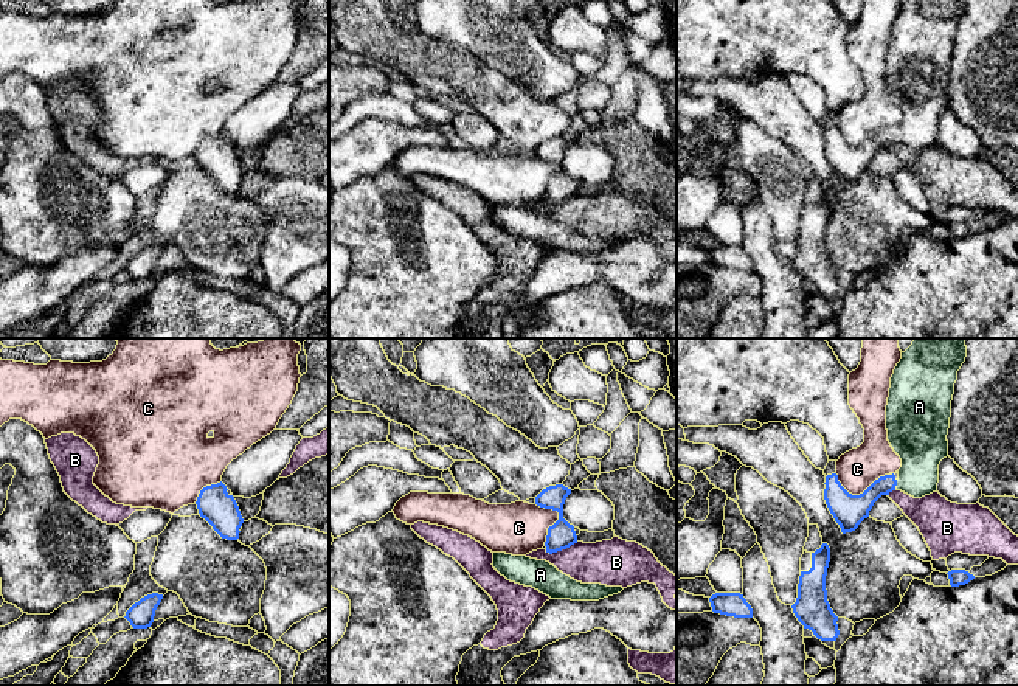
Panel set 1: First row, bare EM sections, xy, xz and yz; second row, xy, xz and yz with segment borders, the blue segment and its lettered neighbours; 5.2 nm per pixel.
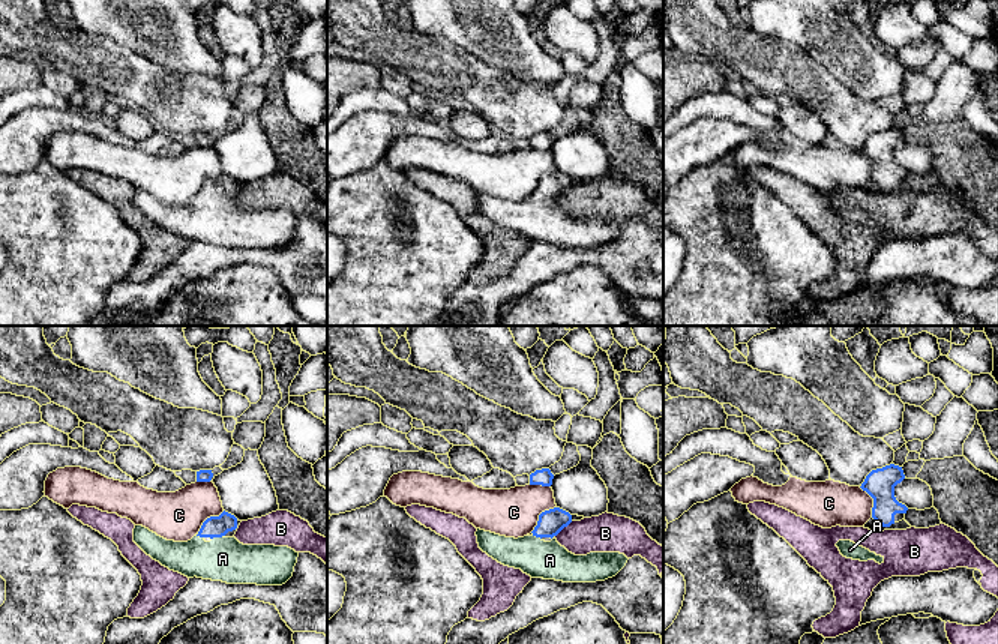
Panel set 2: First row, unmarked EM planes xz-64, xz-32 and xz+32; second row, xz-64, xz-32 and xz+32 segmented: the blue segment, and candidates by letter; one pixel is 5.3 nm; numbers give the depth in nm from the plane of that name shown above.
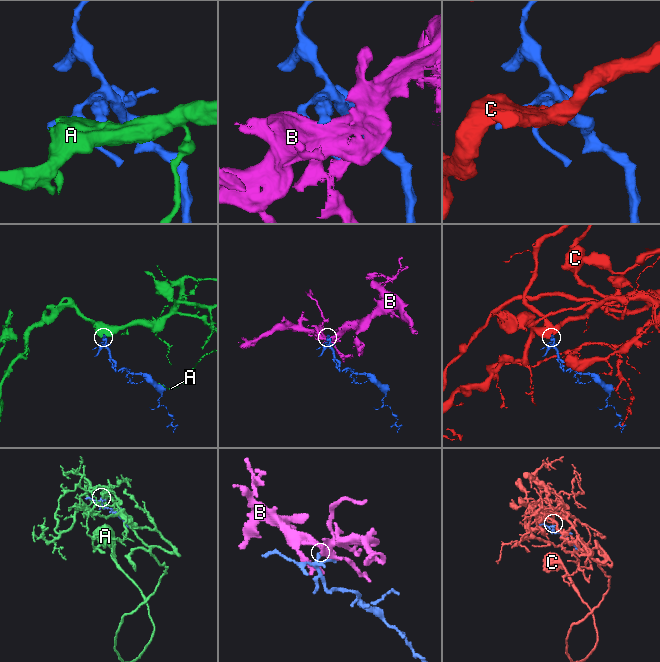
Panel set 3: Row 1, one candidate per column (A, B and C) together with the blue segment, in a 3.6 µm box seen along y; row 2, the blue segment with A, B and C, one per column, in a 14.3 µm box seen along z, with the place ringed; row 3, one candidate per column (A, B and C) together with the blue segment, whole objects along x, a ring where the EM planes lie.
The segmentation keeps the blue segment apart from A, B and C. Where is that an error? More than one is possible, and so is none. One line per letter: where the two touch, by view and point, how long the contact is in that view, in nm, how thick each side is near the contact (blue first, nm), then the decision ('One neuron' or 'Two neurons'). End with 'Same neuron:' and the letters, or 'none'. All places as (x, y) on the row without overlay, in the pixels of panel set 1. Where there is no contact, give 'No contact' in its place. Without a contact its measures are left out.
A: Touches blue at yz (896, 135). Shared border 30 nm. Thickness 140 nm (blue) against 260 nm. One neuron
B: Touches blue at xz (560, 202). Shared border 180 nm. Thickness 140 nm (blue) against 240 nm. Two neurons
C: Touches blue at yz (860, 146). Shared border 280 nm. Thickness 170 nm (blue) against 220 nm. Two neurons
Same neuron: A

